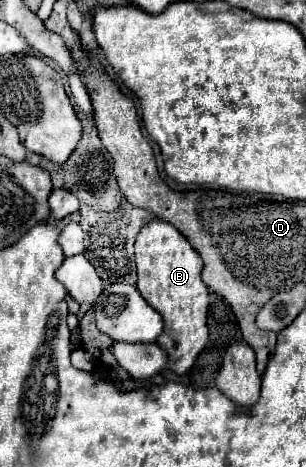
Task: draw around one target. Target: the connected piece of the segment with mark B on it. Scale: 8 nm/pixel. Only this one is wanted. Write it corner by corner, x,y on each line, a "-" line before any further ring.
154,219
144,225
136,237
136,267
138,267
138,291
140,295
162,315
164,331
158,337
160,349
168,357
168,369
186,375
198,353
208,341
208,289
200,279
202,261
194,247
166,221

